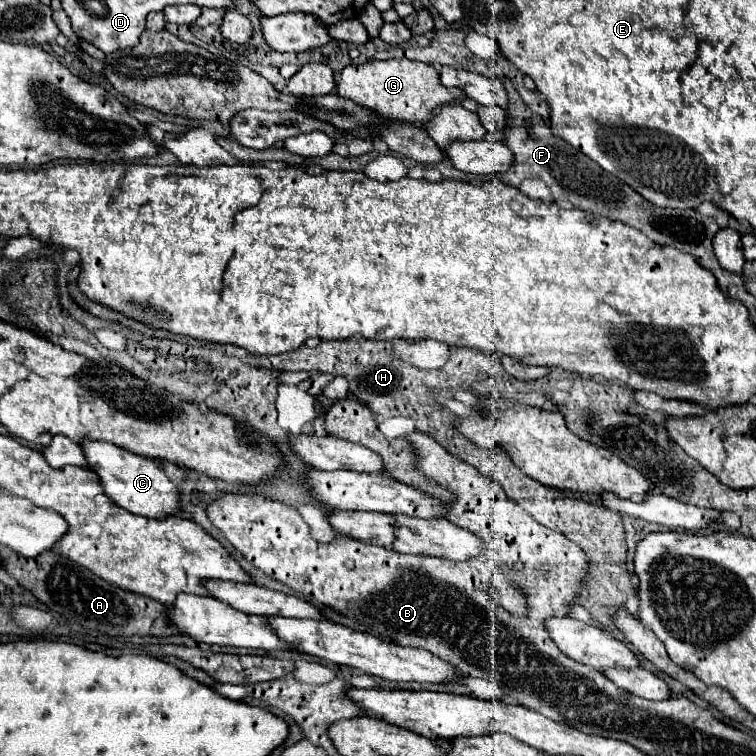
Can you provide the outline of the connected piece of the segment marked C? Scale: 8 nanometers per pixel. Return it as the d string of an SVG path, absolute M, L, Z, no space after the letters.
M84 441L82 449L90 461L90 469L98 473L102 487L106 489L106 495L130 513L164 519L170 515L178 515L182 511L180 489L166 477L164 469L156 465L156 461L146 459L142 455L134 455L132 451L126 451L106 441Z

